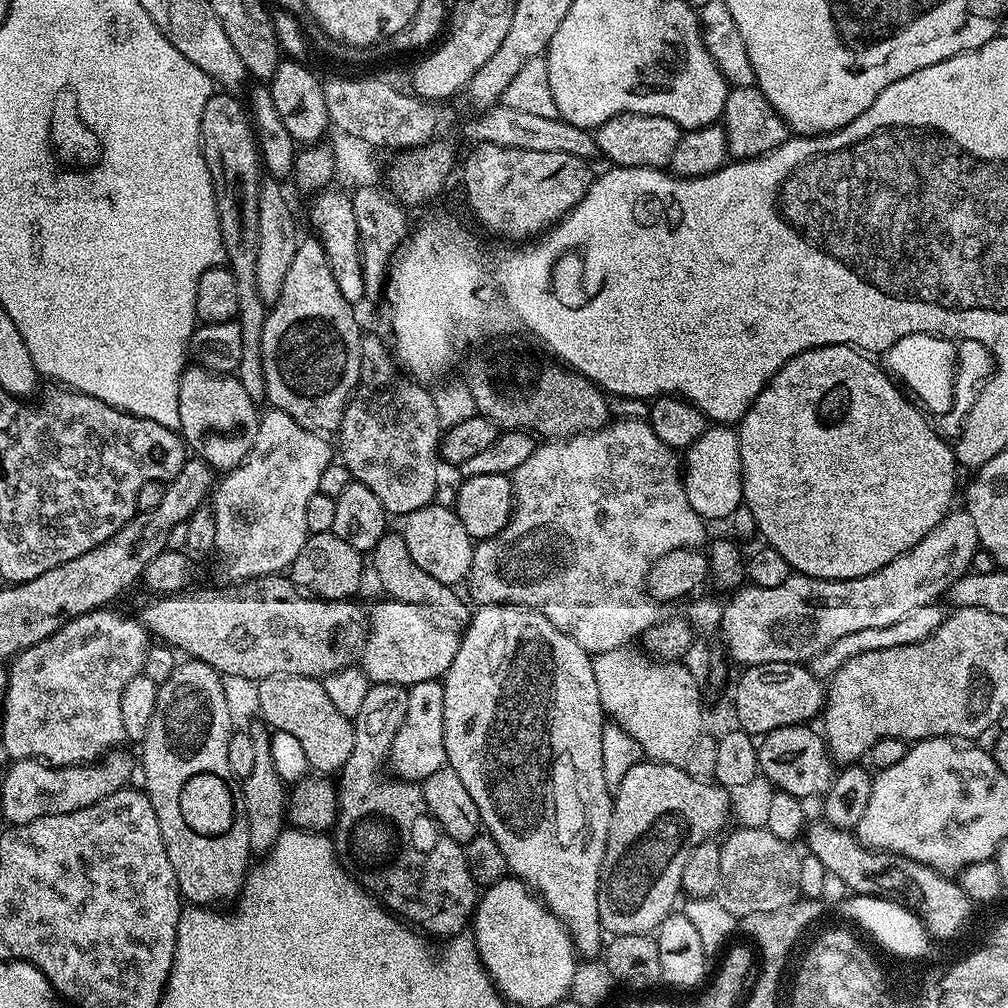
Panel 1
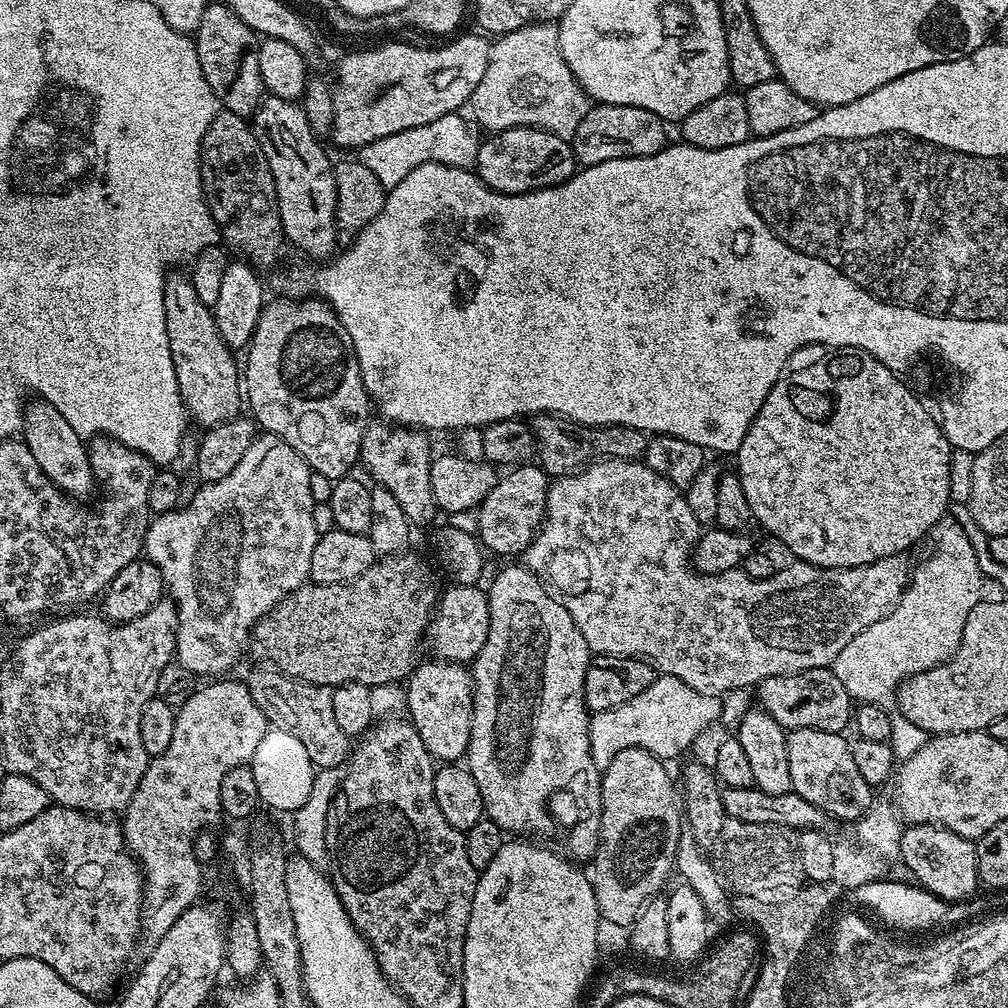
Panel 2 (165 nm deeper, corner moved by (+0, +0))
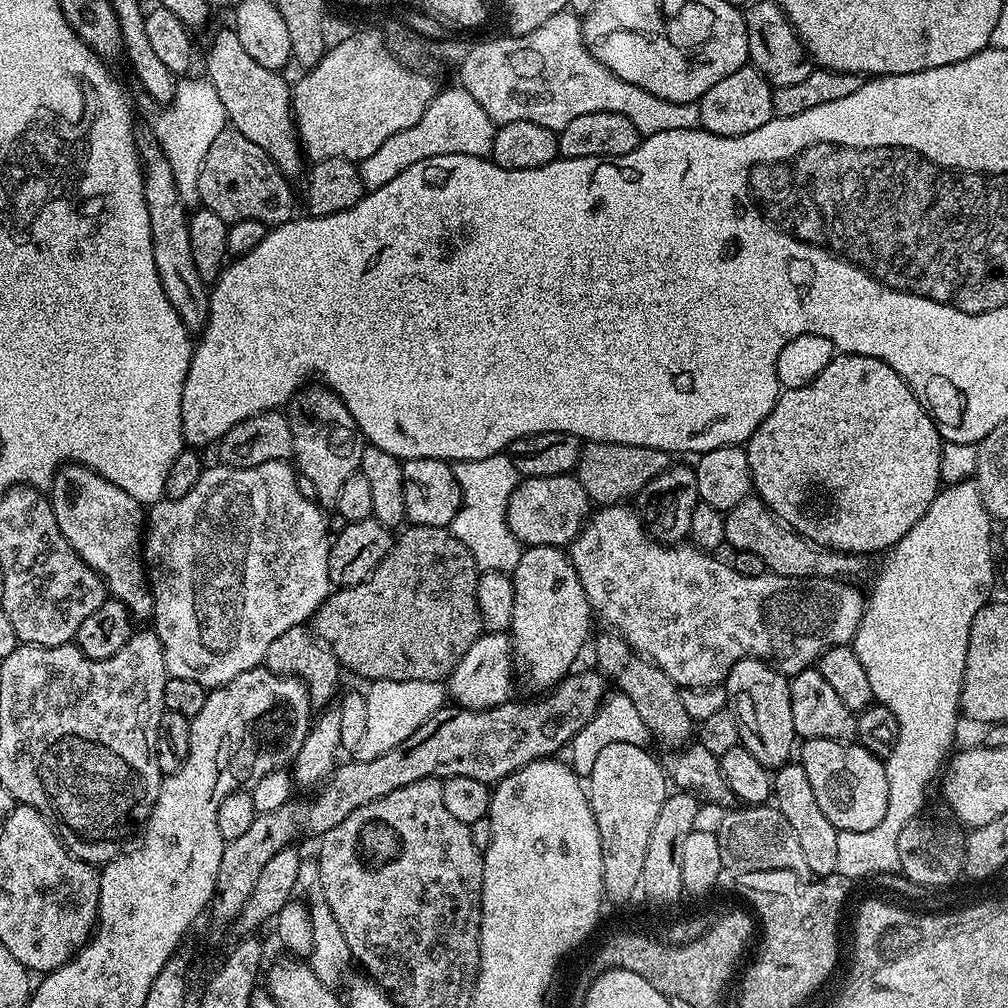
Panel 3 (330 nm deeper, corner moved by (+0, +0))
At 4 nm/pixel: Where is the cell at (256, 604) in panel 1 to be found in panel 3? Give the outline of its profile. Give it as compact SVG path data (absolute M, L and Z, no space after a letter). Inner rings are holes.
M414 524L405 527L399 535L395 537L386 558L382 558L382 562L365 580L349 588L336 588L324 599L324 603L320 605L320 609L310 621L310 628L314 635L323 640L330 651L336 655L336 661L340 664L341 669L348 671L349 668L350 671L357 672L364 682L373 680L434 680L440 682L449 676L454 666L458 666L462 654L466 654L466 650L470 650L470 646L474 646L474 642L482 634L480 607L476 597L478 569L470 550L466 550L466 546L462 546L462 542L458 542L458 538L454 538L454 534L448 528Z

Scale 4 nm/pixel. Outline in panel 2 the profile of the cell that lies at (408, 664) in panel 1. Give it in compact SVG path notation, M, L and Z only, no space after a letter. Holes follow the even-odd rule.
M453 583L439 593L438 603L432 613L432 619L426 633L426 644L432 647L431 655L449 664L467 665L486 646L486 634L490 634L490 606L488 594L477 585Z

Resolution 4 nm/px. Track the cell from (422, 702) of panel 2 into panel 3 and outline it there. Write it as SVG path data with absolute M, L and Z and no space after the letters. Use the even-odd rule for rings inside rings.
M485 631L462 654L458 666L446 678L446 692L453 705L481 712L494 706L502 706L513 699L512 676L514 661L512 658L512 641L503 632Z

